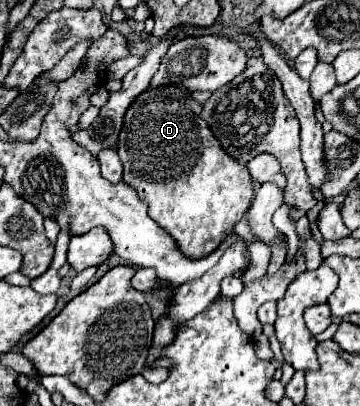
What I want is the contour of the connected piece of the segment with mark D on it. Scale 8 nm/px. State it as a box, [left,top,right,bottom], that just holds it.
[118,88,254,260]

